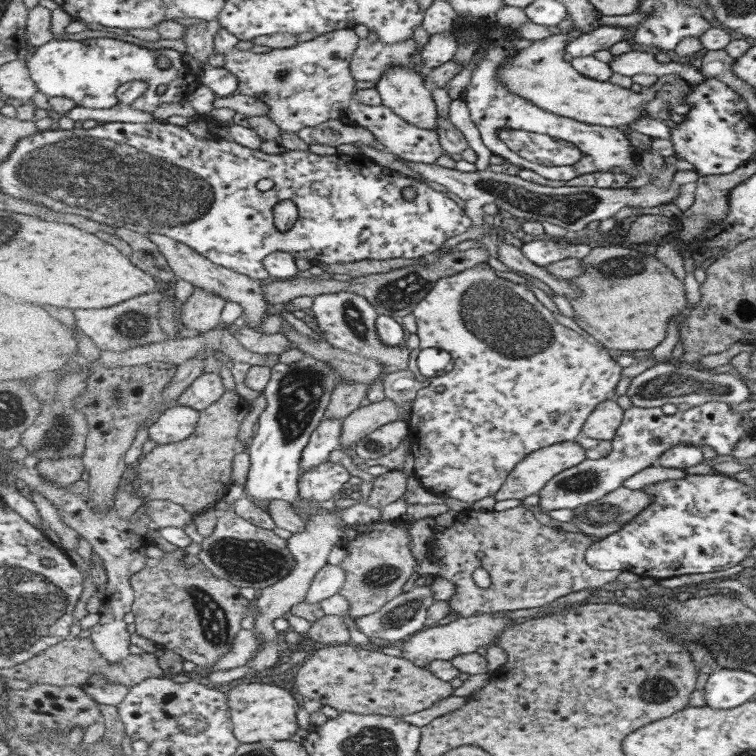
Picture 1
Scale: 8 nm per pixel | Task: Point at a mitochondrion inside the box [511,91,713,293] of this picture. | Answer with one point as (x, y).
(621, 267)

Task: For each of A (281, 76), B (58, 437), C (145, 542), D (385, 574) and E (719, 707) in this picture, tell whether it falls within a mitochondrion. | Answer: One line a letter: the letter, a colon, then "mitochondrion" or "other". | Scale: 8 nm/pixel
A: mitochondrion
B: mitochondrion
C: other
D: mitochondrion
E: other

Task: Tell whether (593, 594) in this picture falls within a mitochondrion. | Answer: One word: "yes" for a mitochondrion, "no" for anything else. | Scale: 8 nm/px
no

